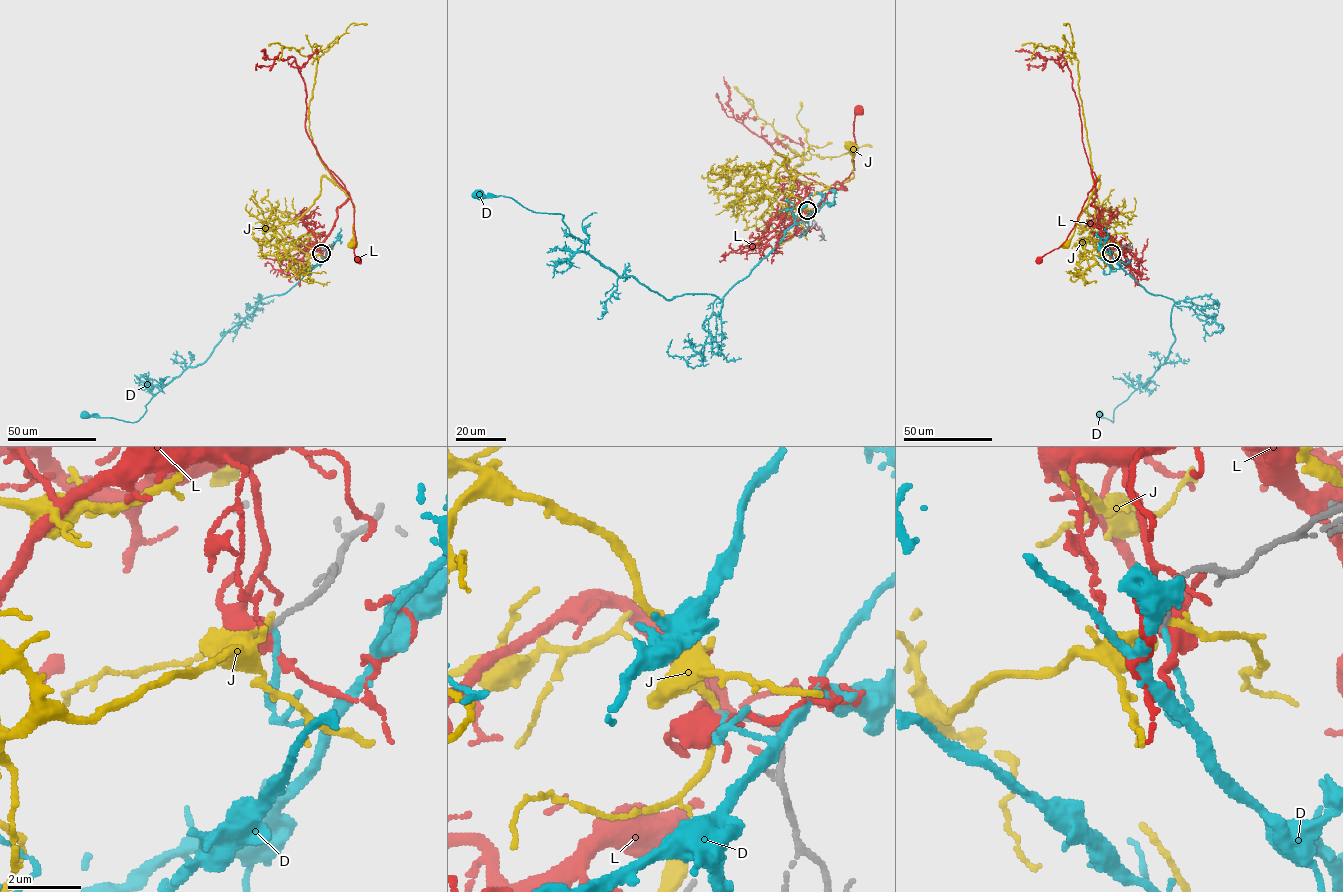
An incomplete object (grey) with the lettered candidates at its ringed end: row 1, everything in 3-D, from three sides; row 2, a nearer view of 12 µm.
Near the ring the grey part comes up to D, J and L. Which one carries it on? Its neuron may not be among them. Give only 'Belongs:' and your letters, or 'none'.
Belongs: none

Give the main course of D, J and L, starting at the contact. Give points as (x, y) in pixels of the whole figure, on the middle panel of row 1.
D: (808, 211), (722, 299), (685, 294), (666, 299), (592, 257), (562, 214), (479, 195)
J: (807, 211), (790, 194), (770, 191), (758, 173), (740, 184), (803, 183), (814, 195), (853, 176), (853, 147)
L: (807, 211), (820, 204), (836, 182), (846, 190), (820, 183), (838, 190), (854, 169), (858, 111)

